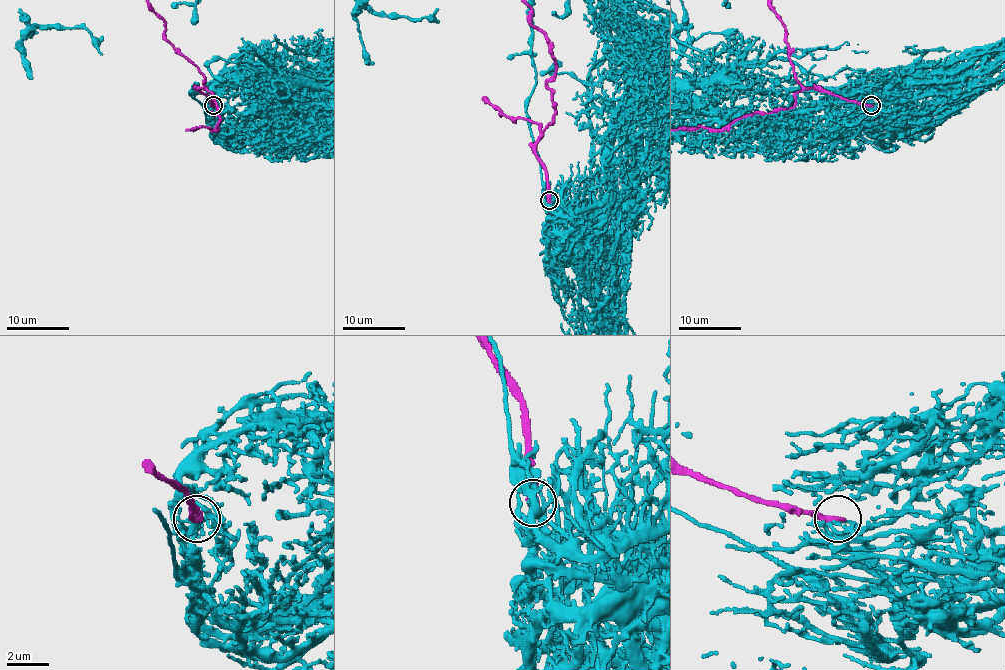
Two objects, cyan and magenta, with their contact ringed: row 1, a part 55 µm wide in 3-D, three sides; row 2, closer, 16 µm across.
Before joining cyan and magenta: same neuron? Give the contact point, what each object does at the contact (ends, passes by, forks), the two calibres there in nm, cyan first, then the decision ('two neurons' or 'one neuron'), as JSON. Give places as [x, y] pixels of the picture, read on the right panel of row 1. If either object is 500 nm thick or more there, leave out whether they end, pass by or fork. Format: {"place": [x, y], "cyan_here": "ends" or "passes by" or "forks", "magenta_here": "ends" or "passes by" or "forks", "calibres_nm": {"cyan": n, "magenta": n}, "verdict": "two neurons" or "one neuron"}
{"place": [871, 105], "cyan_here": "forks", "magenta_here": "ends", "calibres_nm": {"cyan": 90, "magenta": 400}, "verdict": "two neurons"}

